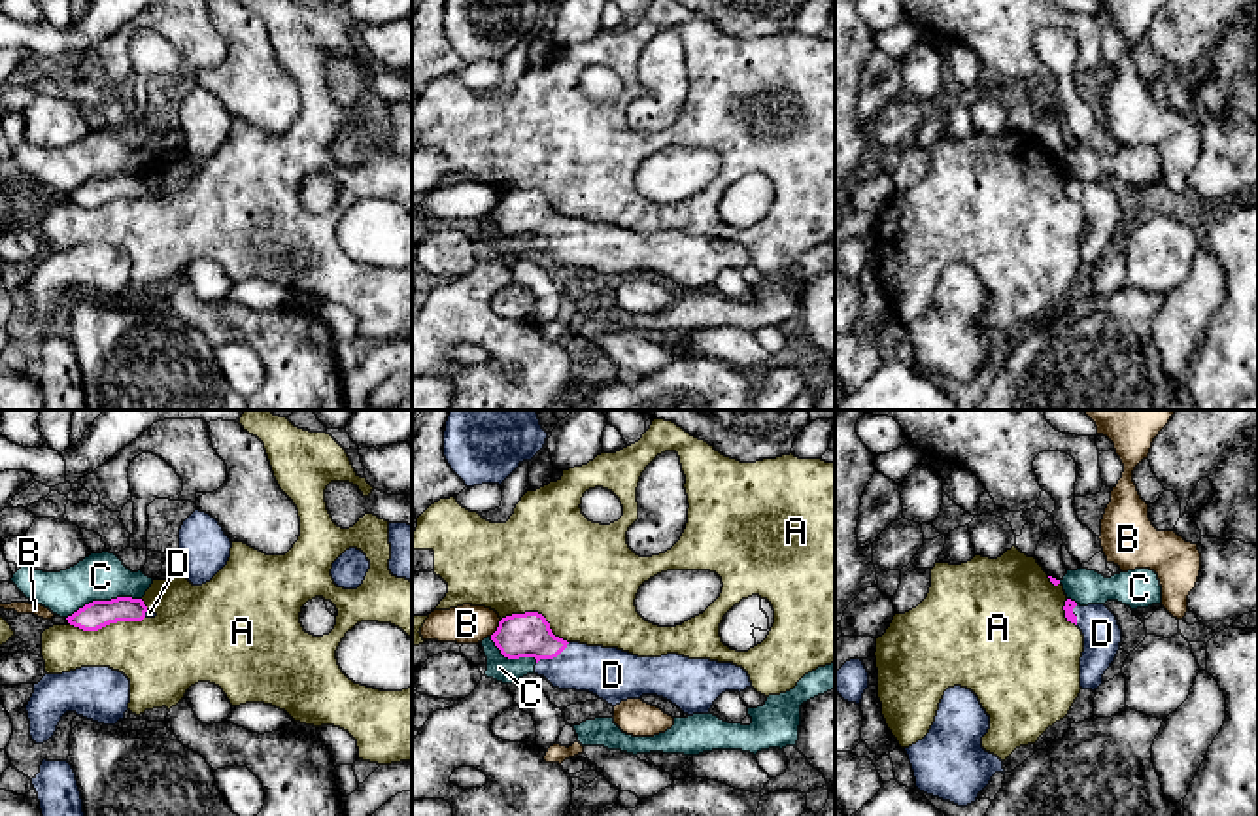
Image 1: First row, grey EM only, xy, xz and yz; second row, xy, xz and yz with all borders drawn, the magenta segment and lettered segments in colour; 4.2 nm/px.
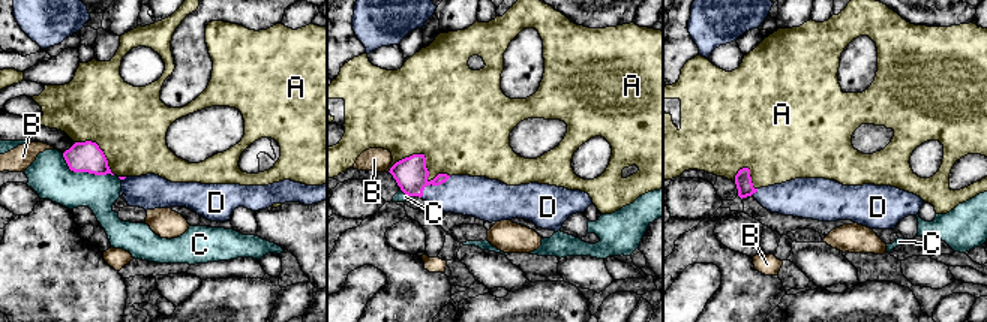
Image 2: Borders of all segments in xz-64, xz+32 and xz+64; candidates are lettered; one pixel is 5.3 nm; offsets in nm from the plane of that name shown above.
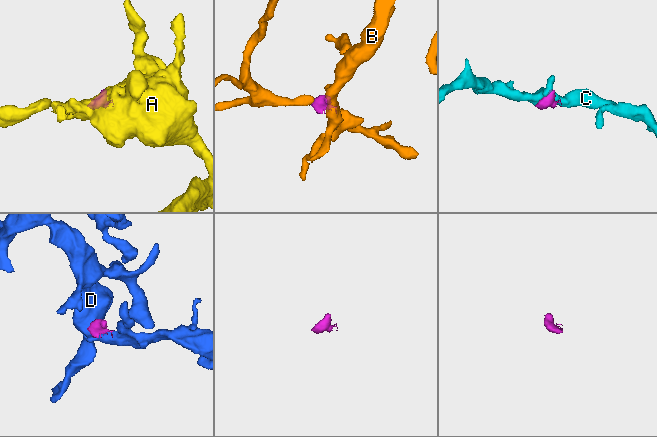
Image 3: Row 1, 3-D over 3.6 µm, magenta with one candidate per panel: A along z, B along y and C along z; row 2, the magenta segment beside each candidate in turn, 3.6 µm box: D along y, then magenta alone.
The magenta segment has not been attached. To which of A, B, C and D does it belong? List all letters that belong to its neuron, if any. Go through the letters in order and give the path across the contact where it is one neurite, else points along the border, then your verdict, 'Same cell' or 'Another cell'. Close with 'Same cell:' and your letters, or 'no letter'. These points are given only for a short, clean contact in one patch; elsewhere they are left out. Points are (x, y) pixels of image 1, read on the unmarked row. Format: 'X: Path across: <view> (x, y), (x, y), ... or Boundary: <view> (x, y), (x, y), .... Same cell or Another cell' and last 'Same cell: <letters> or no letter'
A: Another cell
B: Boundary: xz (501, 197), (490, 212). Another cell
C: Boundary: xy (140, 174), (93, 176), (67, 195). Another cell
D: Path across: xz (520, 212), (529, 212), (552, 235), (565, 242), (609, 250). Same cell
Same cell: D

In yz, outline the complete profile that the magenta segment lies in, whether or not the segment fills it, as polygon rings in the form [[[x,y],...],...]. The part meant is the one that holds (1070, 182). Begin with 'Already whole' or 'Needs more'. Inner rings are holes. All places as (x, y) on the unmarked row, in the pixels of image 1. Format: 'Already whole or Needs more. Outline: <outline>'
Needs more. Outline: [[[1067,176],[1063,187],[1067,198],[1075,200],[1084,212],[1080,264],[1094,268],[1103,261],[1103,251],[1120,227],[1122,206],[1105,181],[1080,183]]]

